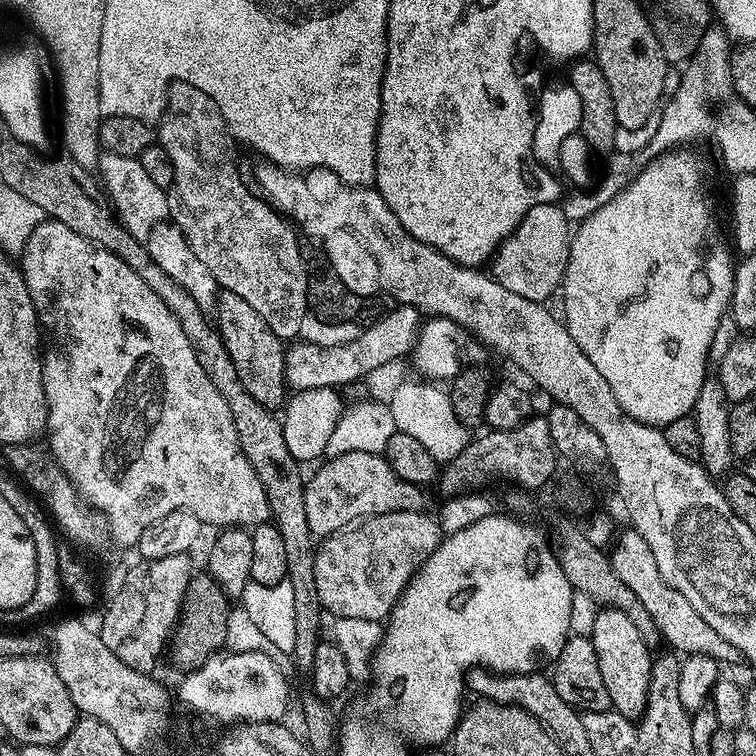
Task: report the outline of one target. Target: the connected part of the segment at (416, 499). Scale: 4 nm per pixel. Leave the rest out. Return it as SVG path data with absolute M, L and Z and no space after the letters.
M346 453L325 459L320 466L304 485L306 522L310 522L313 537L335 536L370 516L425 511L425 489L419 484L406 482L406 478L398 478L381 454Z

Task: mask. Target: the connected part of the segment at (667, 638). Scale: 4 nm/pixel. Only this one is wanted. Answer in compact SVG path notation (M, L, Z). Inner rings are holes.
M627 530L616 540L616 545L610 551L610 559L614 568L614 574L622 578L629 590L634 590L634 598L642 602L642 607L646 609L646 614L654 622L657 632L660 634L661 641L669 649L675 650L680 654L693 656L694 654L706 654L710 658L719 660L721 665L741 663L742 657L730 642L722 638L713 628L686 602L685 596L674 586L670 586L658 574L658 562L654 562L654 554L650 554L650 546L646 546L646 538L634 530Z

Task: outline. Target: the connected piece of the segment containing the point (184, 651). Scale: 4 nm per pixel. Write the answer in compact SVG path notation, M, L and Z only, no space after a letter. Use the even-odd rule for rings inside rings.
M200 570L192 575L186 586L184 604L180 607L180 616L174 627L174 639L170 644L173 666L181 668L181 673L187 674L221 651L226 645L226 618L229 611L230 597L207 571Z

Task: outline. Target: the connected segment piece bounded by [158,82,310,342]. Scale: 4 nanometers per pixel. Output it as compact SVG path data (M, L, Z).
M173 83L168 90L164 115L158 121L158 143L164 147L166 154L170 154L170 162L174 166L174 182L168 192L171 223L180 227L190 250L202 258L206 270L214 274L217 285L223 291L238 294L238 298L246 298L246 302L250 302L250 306L262 314L266 326L270 326L270 330L274 330L280 340L295 341L300 335L302 318L310 312L310 269L304 265L304 256L296 241L298 232L267 200L244 185L240 168L236 165L237 141L233 140L232 131L228 129L214 98L202 94L202 90L189 84Z

